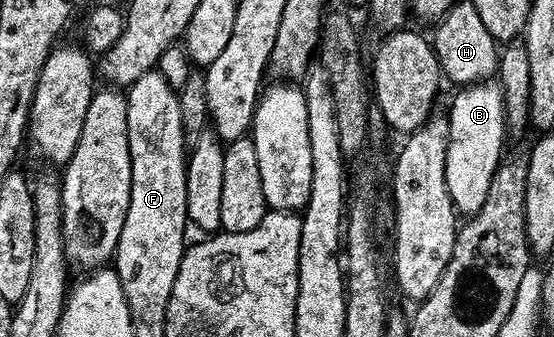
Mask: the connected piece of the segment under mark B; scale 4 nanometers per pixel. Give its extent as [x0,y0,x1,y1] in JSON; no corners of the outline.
[446,81,506,217]

